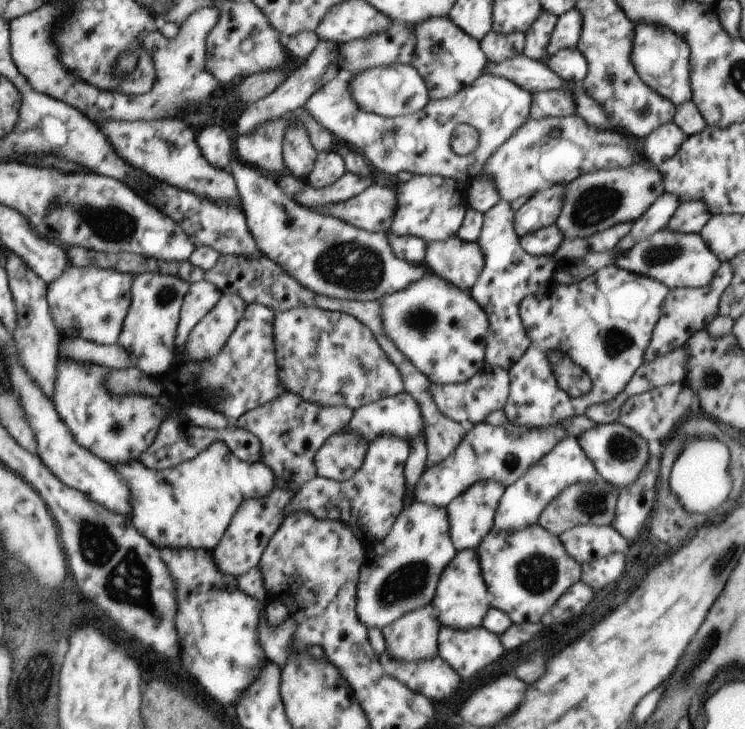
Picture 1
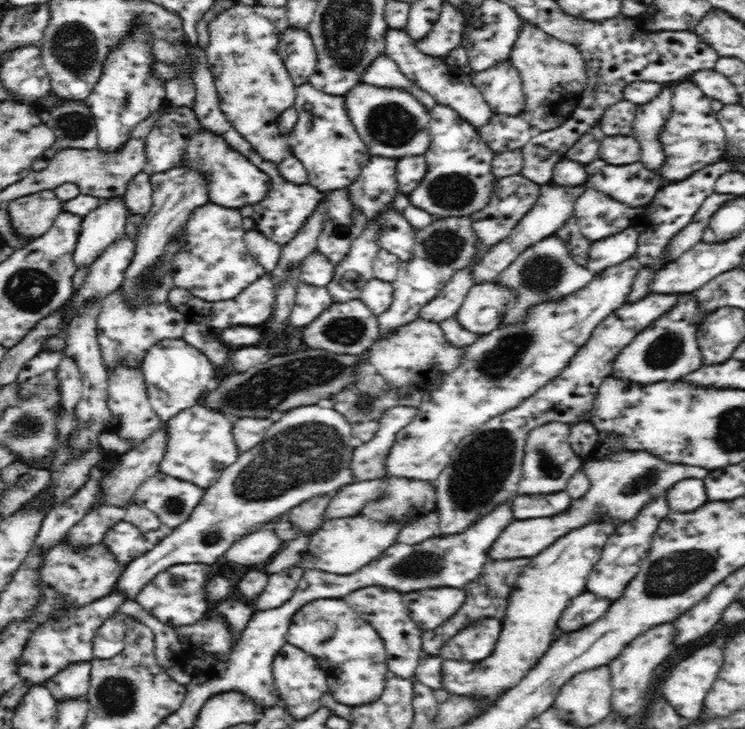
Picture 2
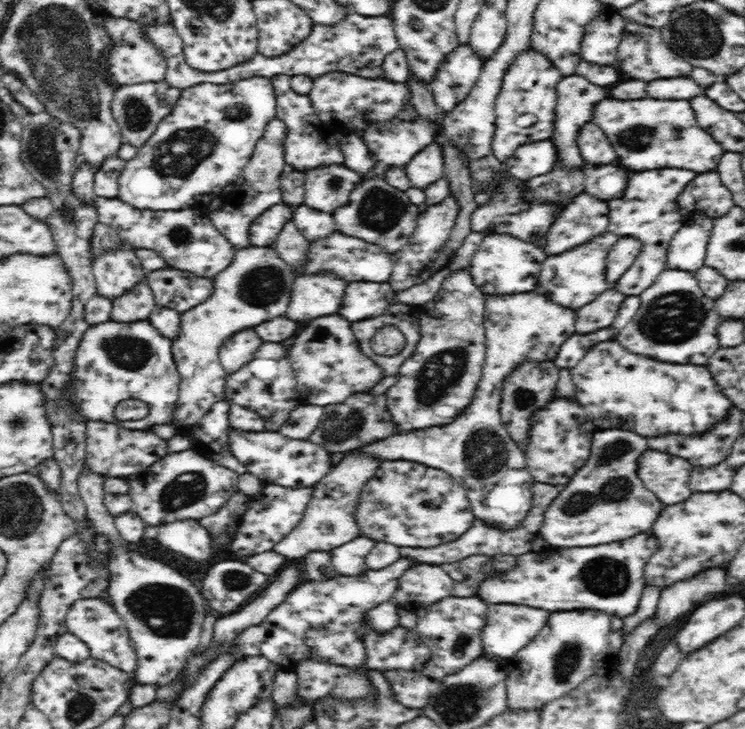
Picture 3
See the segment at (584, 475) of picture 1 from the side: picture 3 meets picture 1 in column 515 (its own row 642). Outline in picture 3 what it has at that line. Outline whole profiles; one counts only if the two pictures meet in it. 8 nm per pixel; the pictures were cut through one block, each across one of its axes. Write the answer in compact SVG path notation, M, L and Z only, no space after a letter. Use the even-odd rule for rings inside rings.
M490 604L486 626L480 630L483 652L504 659L514 656L521 648L530 644L534 636L548 624L548 614L551 613L519 604Z

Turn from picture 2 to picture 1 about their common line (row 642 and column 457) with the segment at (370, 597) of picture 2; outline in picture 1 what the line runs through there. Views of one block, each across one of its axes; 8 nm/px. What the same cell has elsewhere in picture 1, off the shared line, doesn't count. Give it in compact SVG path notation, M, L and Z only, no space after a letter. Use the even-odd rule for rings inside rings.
M483 362L481 371L466 382L436 384L430 381L430 398L444 416L468 427L481 424L492 412L503 410L509 398L510 374L508 371Z

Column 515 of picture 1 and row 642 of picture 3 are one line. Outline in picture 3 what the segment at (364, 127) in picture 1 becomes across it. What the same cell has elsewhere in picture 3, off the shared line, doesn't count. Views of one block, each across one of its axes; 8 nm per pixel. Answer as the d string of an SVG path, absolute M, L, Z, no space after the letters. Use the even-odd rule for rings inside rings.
M82 598L76 600L66 614L65 623L68 633L74 634L81 642L86 644L91 657L103 660L126 673L136 670L136 649L132 645L126 623L122 622L113 605L106 603L105 598Z

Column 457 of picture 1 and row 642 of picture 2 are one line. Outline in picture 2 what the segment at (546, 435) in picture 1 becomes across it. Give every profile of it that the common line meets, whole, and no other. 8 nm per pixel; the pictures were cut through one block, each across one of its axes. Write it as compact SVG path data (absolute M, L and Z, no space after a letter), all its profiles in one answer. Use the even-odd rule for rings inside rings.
M480 618L462 628L440 648L440 657L462 662L480 662L488 659L496 648L502 632L502 623L495 618Z

